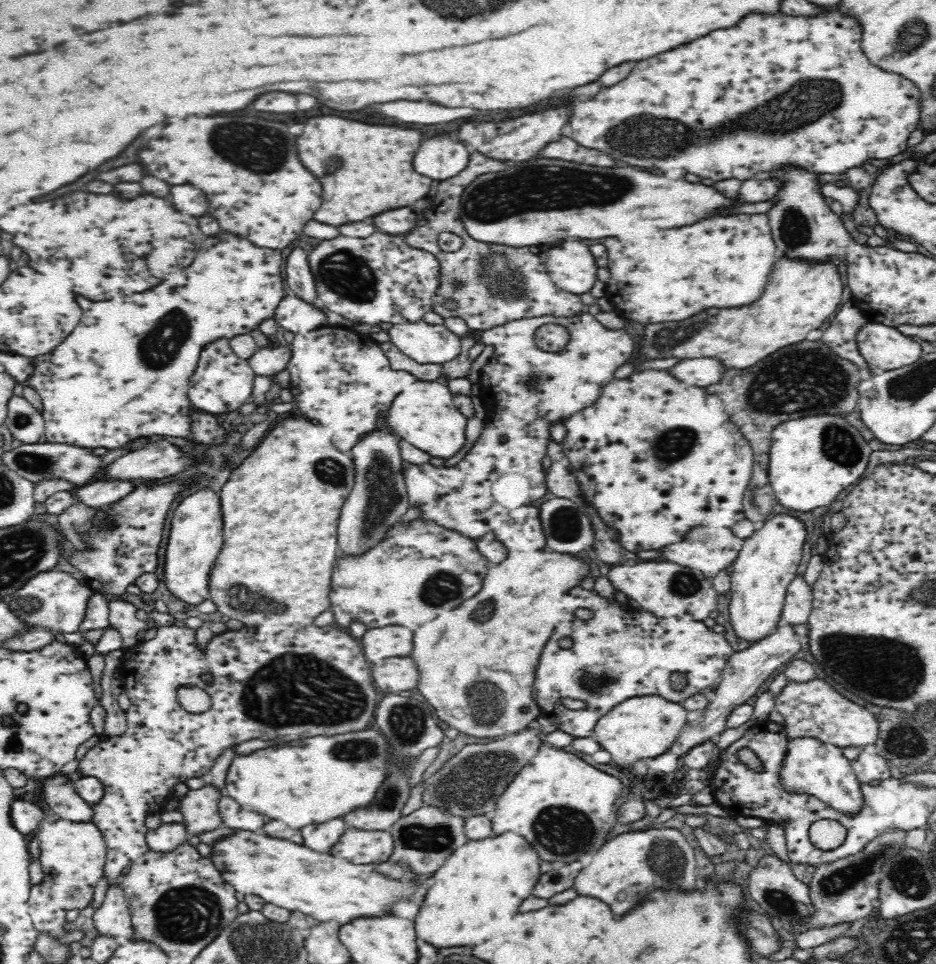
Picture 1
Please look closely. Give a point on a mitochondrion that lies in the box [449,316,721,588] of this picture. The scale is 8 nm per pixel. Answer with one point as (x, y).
(676, 444)

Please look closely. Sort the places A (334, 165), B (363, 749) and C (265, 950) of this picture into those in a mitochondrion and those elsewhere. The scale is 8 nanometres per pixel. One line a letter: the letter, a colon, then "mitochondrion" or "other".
A: mitochondrion
B: mitochondrion
C: mitochondrion

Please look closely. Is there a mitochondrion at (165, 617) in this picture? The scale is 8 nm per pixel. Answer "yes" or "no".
no

